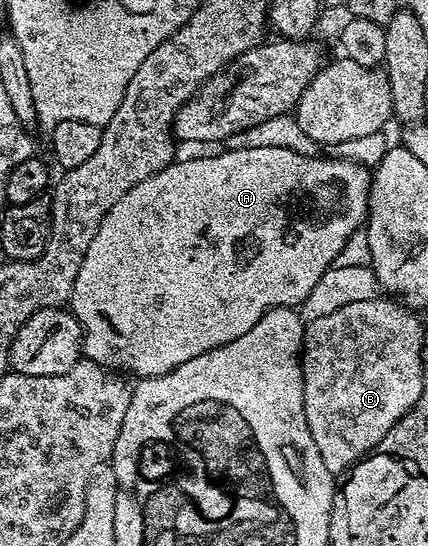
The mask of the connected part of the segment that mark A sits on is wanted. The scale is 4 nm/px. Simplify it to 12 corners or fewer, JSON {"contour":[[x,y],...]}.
{"contour":[[175,160],[103,216],[68,300],[154,378],[300,307],[371,170]]}

